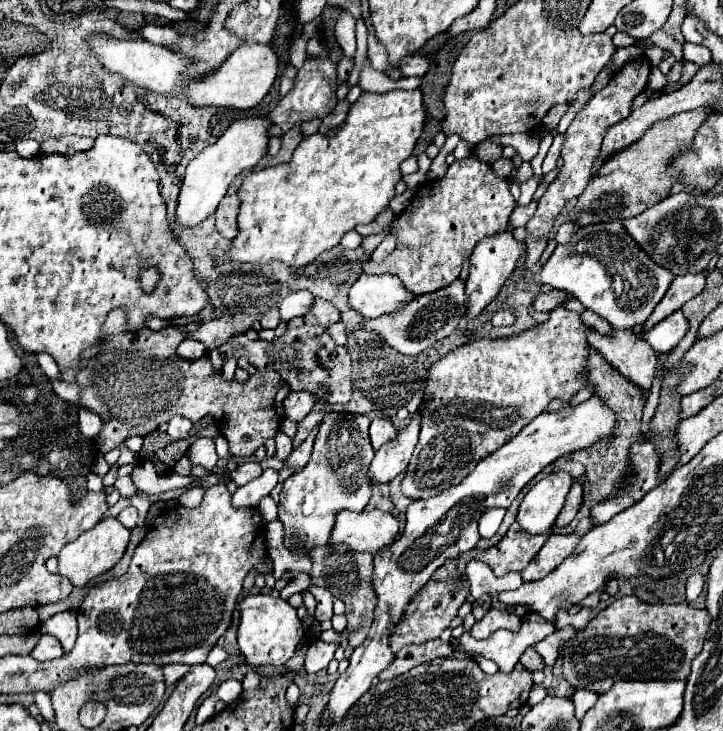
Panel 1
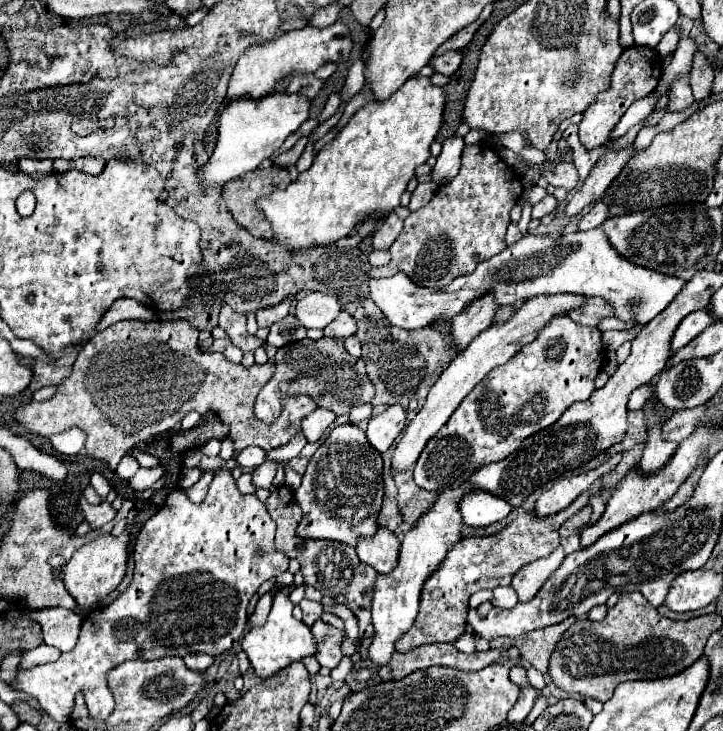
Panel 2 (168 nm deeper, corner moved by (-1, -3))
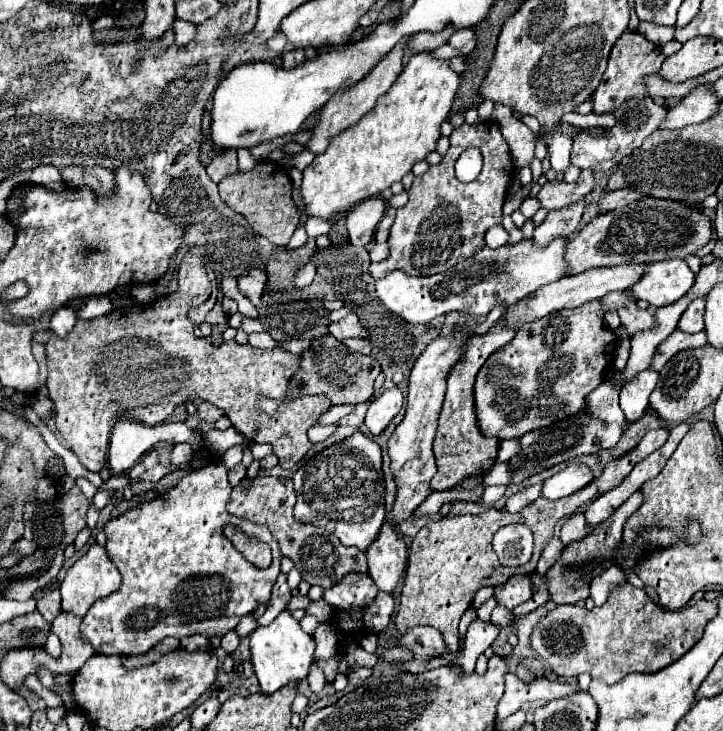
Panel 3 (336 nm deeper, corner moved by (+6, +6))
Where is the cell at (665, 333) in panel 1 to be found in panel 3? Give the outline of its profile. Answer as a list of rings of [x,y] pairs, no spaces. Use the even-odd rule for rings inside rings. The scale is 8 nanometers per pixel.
[[[694,300],[690,302],[690,306],[686,308],[686,312],[682,314],[680,322],[678,322],[678,330],[682,332],[700,332],[704,328],[704,318],[702,318],[702,310],[704,310],[704,300]]]

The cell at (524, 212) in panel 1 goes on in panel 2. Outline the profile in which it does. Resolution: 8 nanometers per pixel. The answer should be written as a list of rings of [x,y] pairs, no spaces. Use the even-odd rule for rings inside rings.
[[[549,193],[549,195],[545,195],[535,207],[533,207],[533,217],[535,219],[541,219],[541,217],[545,217],[545,215],[549,215],[549,213],[555,213],[557,211],[557,199]]]

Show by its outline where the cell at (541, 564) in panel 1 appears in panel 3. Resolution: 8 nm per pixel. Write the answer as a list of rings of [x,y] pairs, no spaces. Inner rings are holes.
[[[514,574],[514,578],[508,578],[508,582],[494,588],[494,598],[508,610],[526,602],[530,594],[532,594],[532,574],[522,574],[522,576]]]

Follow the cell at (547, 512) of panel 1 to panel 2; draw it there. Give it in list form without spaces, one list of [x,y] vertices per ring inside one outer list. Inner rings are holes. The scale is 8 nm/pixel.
[[[593,469],[593,471],[587,471],[583,475],[577,475],[577,477],[569,477],[569,479],[561,479],[557,481],[549,491],[545,491],[537,503],[535,503],[535,513],[539,517],[545,517],[545,515],[553,515],[565,507],[569,507],[581,493],[585,493],[589,489],[589,485],[601,477],[601,471],[599,469]]]

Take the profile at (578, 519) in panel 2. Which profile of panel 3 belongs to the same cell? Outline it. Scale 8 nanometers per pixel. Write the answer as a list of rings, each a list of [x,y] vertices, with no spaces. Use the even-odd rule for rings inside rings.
[[[576,512],[572,516],[568,516],[562,524],[562,530],[560,530],[560,540],[564,546],[568,546],[570,542],[576,542],[578,538],[584,538],[586,532],[588,532],[588,524],[586,524],[586,518],[582,512]]]

